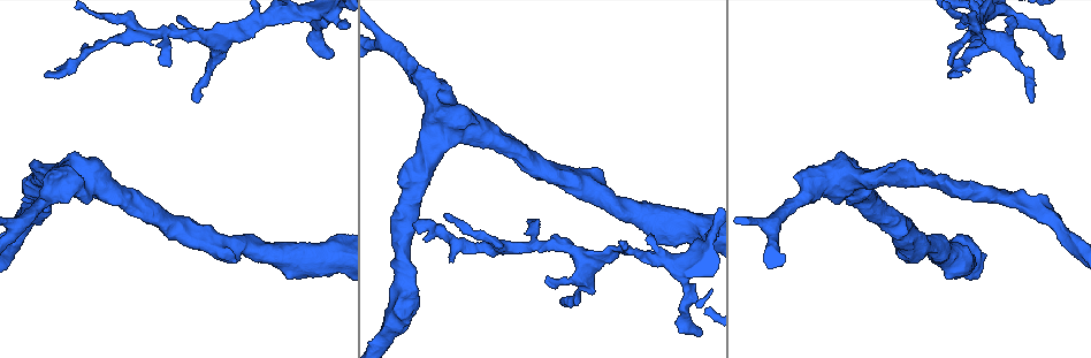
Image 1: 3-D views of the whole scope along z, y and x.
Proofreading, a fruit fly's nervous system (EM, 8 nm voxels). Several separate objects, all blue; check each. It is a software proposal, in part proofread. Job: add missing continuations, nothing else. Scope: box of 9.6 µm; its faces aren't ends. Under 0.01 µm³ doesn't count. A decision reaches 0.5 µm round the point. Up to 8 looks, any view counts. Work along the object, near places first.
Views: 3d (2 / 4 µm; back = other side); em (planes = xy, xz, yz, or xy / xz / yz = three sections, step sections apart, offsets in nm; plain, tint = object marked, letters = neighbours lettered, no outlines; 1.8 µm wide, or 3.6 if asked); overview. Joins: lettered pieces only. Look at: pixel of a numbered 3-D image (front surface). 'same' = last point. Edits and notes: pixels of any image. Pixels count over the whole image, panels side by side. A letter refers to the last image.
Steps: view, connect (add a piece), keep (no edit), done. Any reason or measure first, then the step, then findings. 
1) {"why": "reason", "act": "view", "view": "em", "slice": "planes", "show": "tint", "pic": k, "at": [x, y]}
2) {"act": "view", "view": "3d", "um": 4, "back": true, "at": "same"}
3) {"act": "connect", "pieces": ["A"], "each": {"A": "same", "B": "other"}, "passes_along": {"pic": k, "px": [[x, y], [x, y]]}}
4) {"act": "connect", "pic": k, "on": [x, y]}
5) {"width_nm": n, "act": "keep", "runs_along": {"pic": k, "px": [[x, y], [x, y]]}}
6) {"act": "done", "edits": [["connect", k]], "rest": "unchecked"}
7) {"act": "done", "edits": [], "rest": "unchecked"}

{"why": "sudden change in width", "act": "view", "view": "em", "slice": "xy", "step": 8, "show": "tint", "pic": 1, "at": [989, 37]}

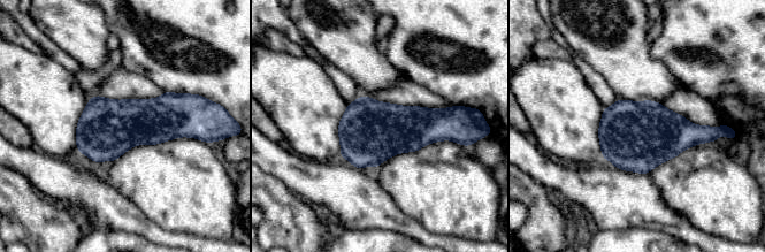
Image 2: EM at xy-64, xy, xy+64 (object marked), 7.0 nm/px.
{"act": "view", "view": "em", "slice": "planes", "show": "letters", "at": "same"}

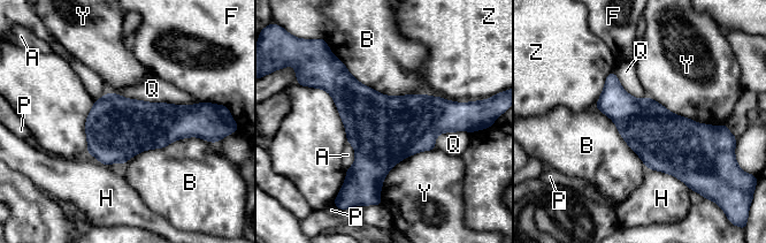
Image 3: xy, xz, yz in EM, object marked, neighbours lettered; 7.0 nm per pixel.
{"act": "keep", "each": {"A": "other", "B": "other", "F": "other", "H": "other", "P": "other", "Q": "other", "Y": "other", "Z": "other"}, "border": {"pic": 3, "px": [[337, 58], [381, 93], [426, 95]]}, "found": "none of them fits"}

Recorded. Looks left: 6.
{"act": "view", "view": "em", "slice": "planes", "show": "letters", "pic": 1, "at": [961, 74]}

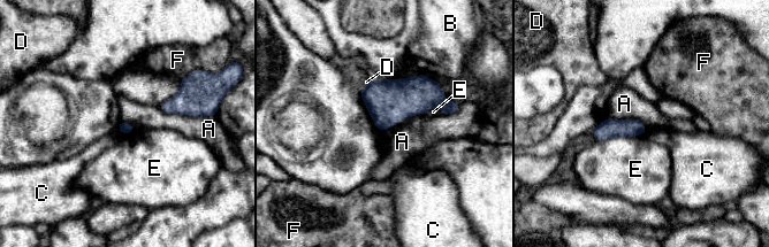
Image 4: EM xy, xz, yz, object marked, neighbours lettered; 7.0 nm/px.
{"act": "keep", "each": {"A": "other", "B": "other", "C": "other", "D": "other", "E": "other", "F": "other"}, "border": {"pic": 4, "px": [[158, 107], [165, 113], [206, 116]]}, "found": "no lettered piece goes on from it"}

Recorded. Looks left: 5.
{"why": "branch stops here", "act": "view", "view": "3d", "um": 4, "pic": 1, "at": [1062, 53]}

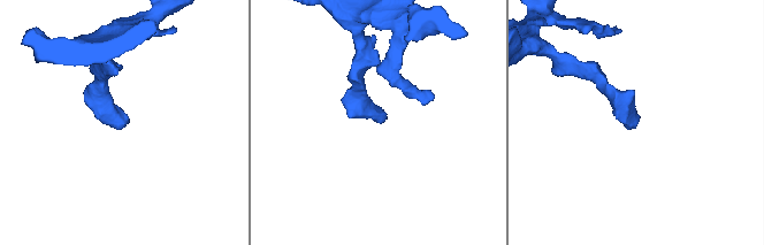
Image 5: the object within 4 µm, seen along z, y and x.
{"why": "now the EM", "act": "view", "view": "em", "slice": "xz", "step": 8, "show": "letters", "pic": 5, "at": [636, 123]}

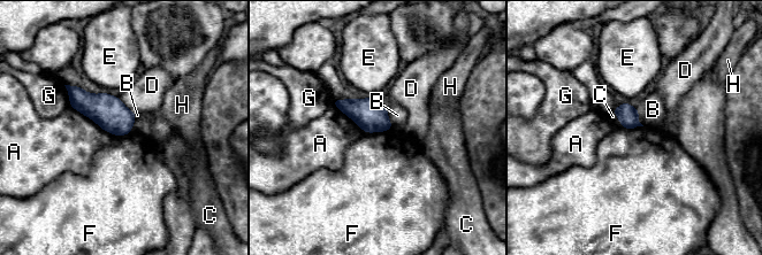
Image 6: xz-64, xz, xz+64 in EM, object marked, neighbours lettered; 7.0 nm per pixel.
{"width_nm": 140, "act": "keep", "each": {"A": "other", "B": "other", "C": "other", "D": "other", "E": "other", "F": "other", "G": "other", "H": "other"}, "border": {"pic": 6, "px": [[391, 128], [385, 131], [365, 132]]}, "found": "none of them fits"}

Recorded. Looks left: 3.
{"act": "done", "edits": [], "rest": "unchecked"}

